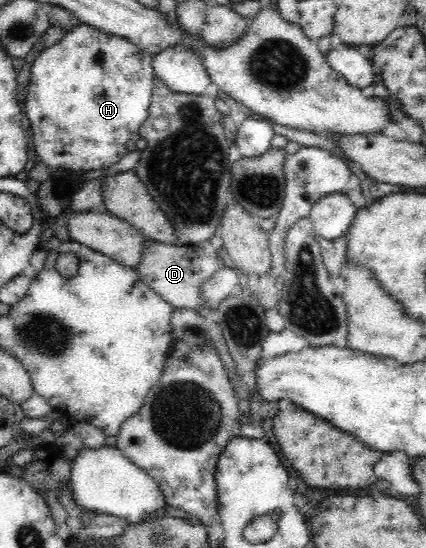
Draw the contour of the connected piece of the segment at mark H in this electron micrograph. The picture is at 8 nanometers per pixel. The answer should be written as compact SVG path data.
M82 23L78 27L71 29L68 33L65 33L60 43L56 43L56 45L50 47L50 49L44 49L31 67L29 92L26 96L26 105L24 109L26 126L33 136L35 151L38 155L36 161L42 161L42 163L50 167L50 169L63 167L70 171L76 171L76 169L83 169L83 171L104 169L114 165L114 163L118 163L118 161L129 152L126 144L130 141L130 135L134 132L138 132L140 126L149 116L149 107L154 87L154 73L153 67L151 66L153 57L154 55L144 52L144 50L140 48L136 48L136 45L130 42L128 38L113 36L112 34L101 32L92 26L84 25Z

